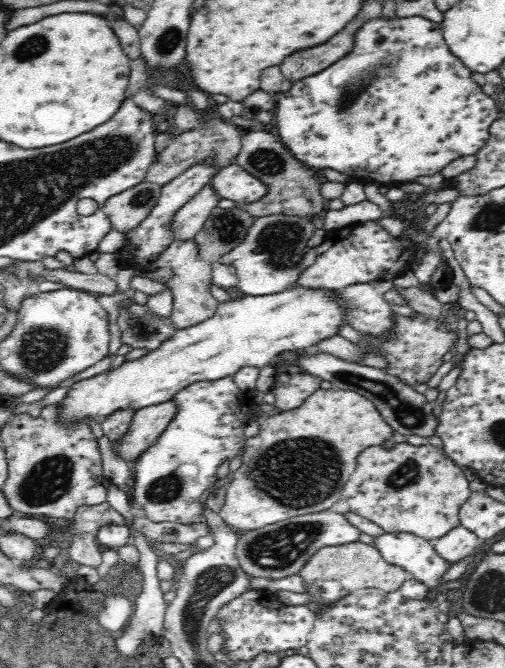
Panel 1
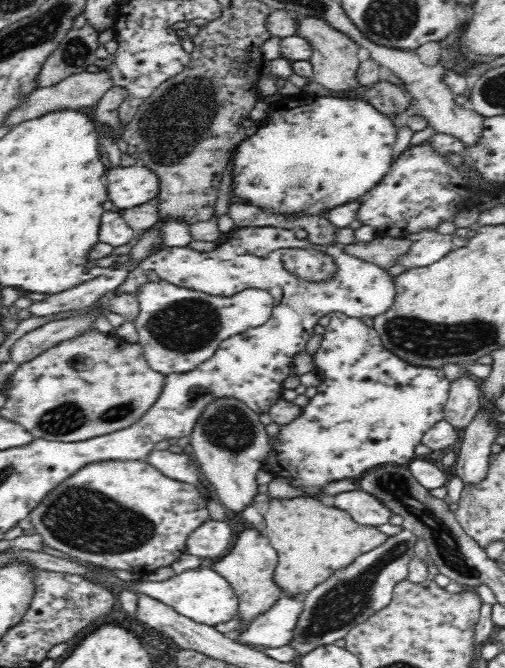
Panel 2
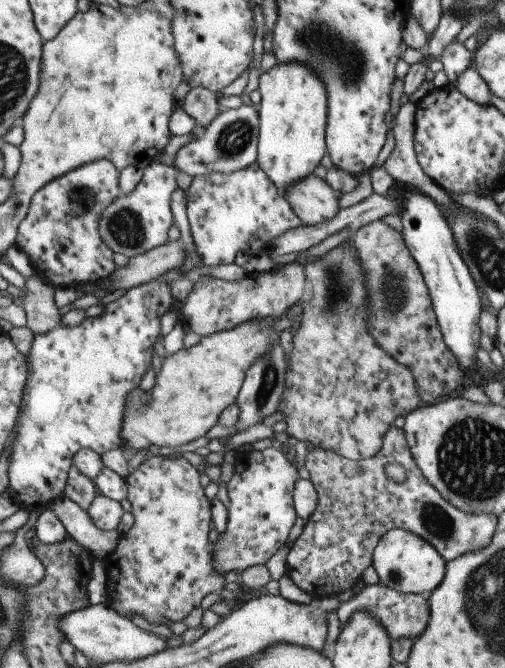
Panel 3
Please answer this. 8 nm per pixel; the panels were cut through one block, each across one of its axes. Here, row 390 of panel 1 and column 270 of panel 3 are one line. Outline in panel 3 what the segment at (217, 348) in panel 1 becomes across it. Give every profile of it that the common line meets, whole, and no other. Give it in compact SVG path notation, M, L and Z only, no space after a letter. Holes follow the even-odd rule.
M277 62L258 78L260 101L255 162L283 197L287 187L313 172L326 152L326 90L322 80L303 62Z

